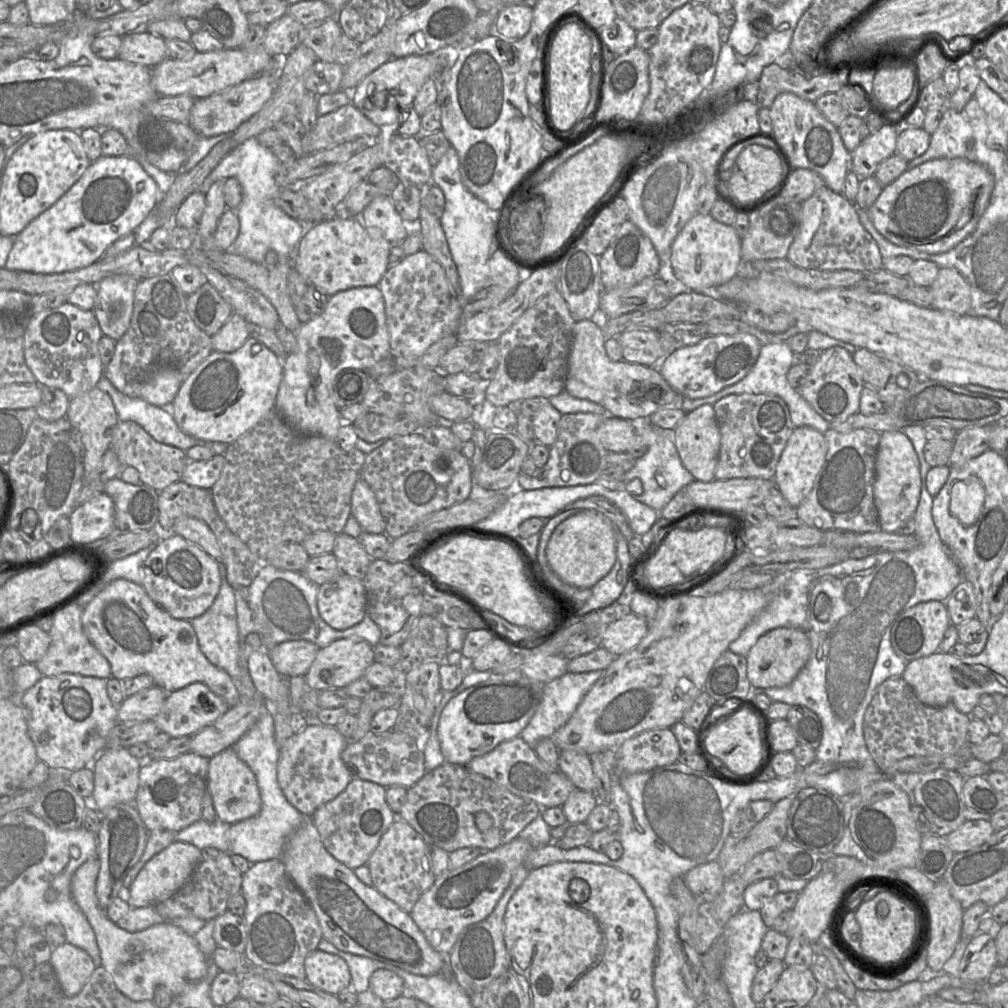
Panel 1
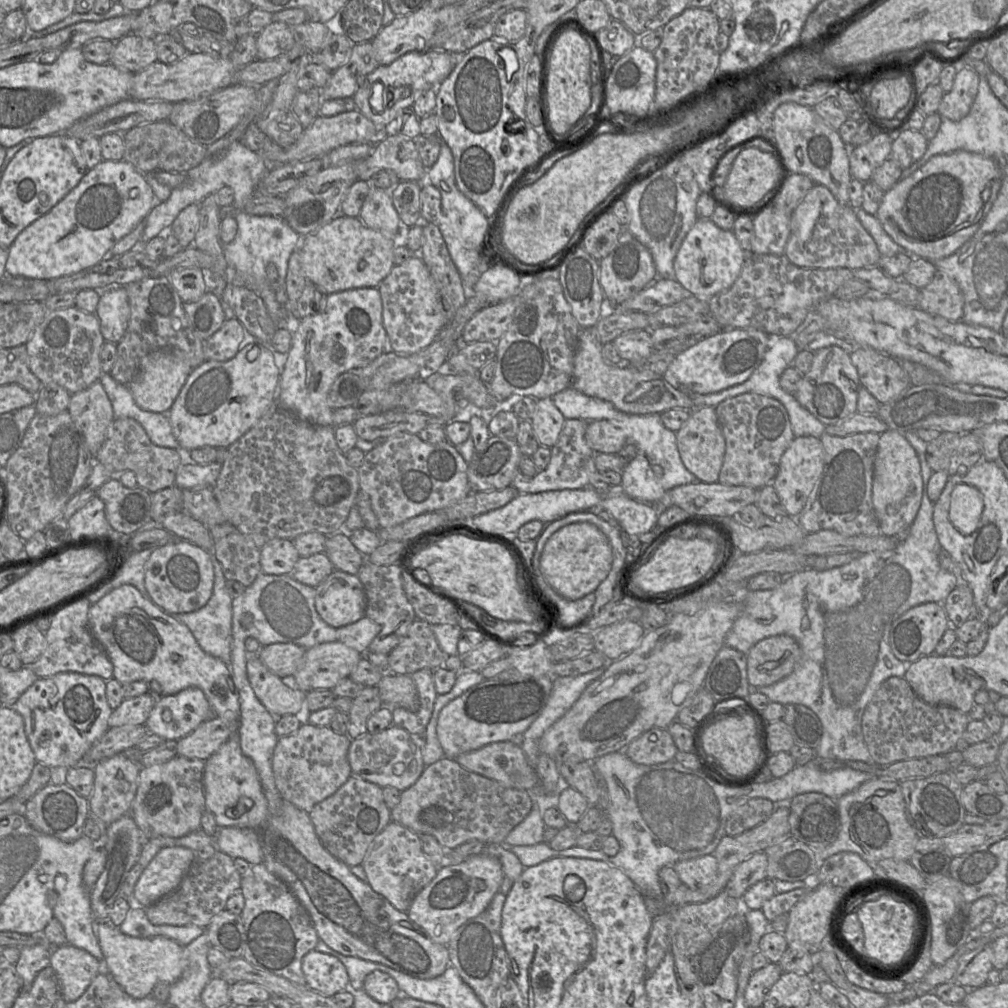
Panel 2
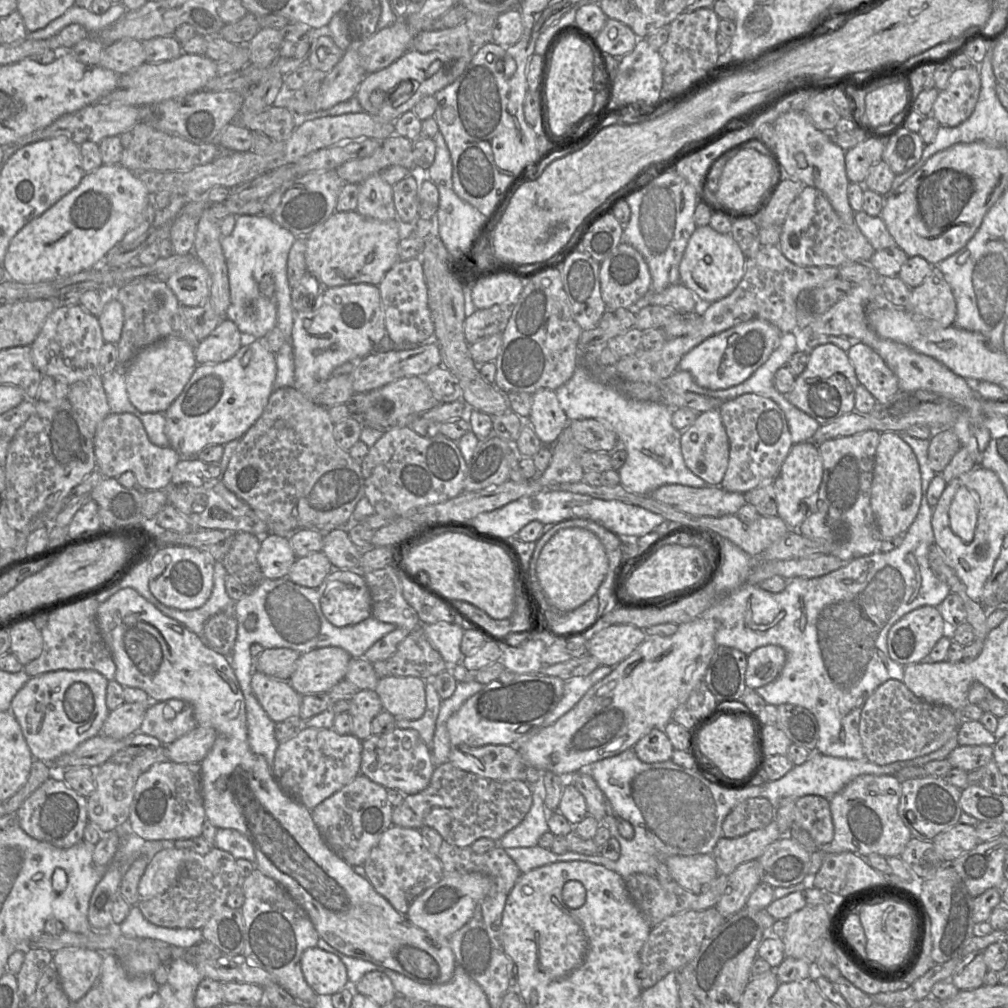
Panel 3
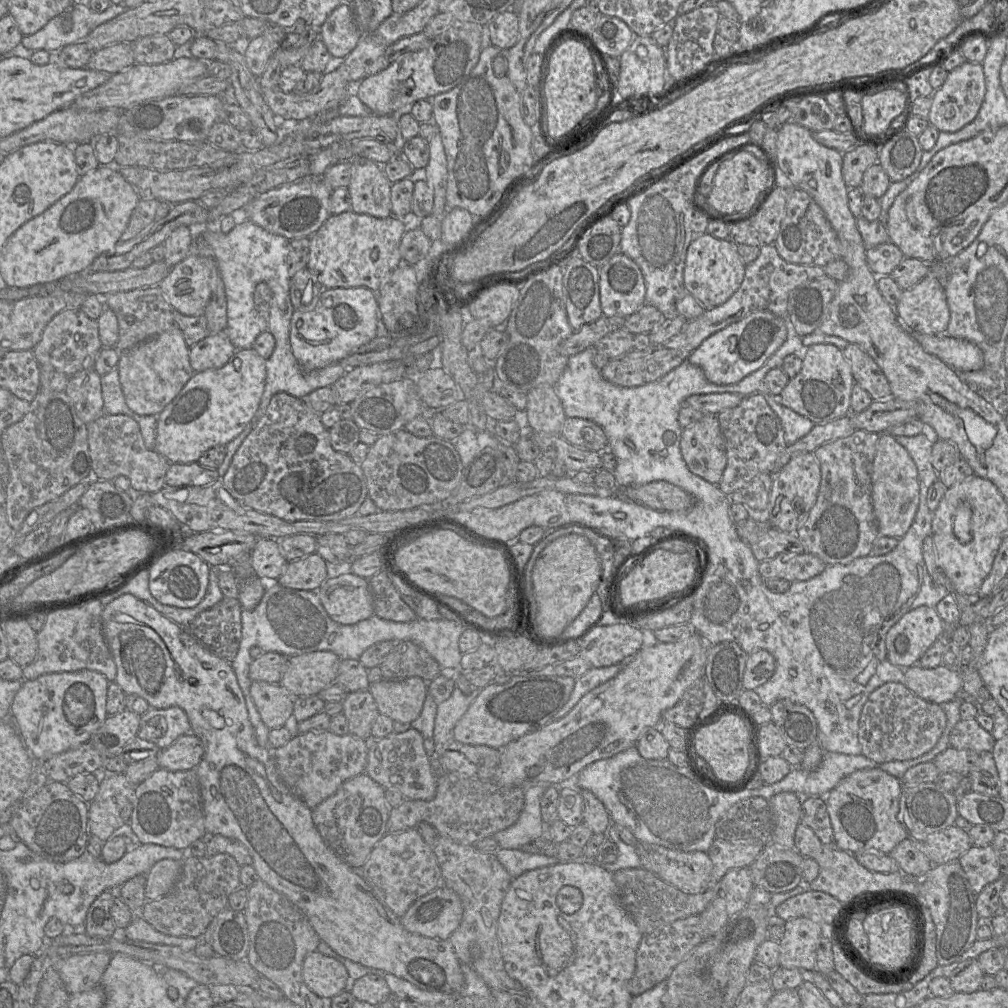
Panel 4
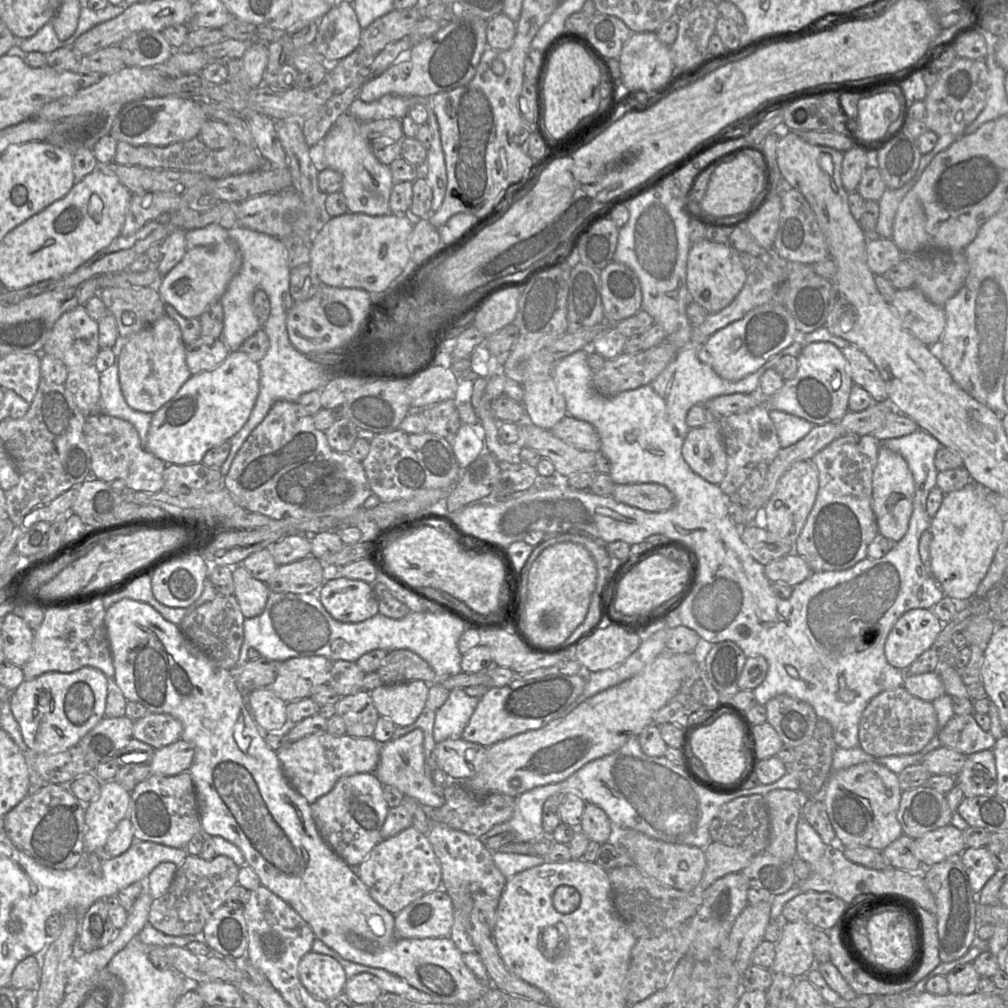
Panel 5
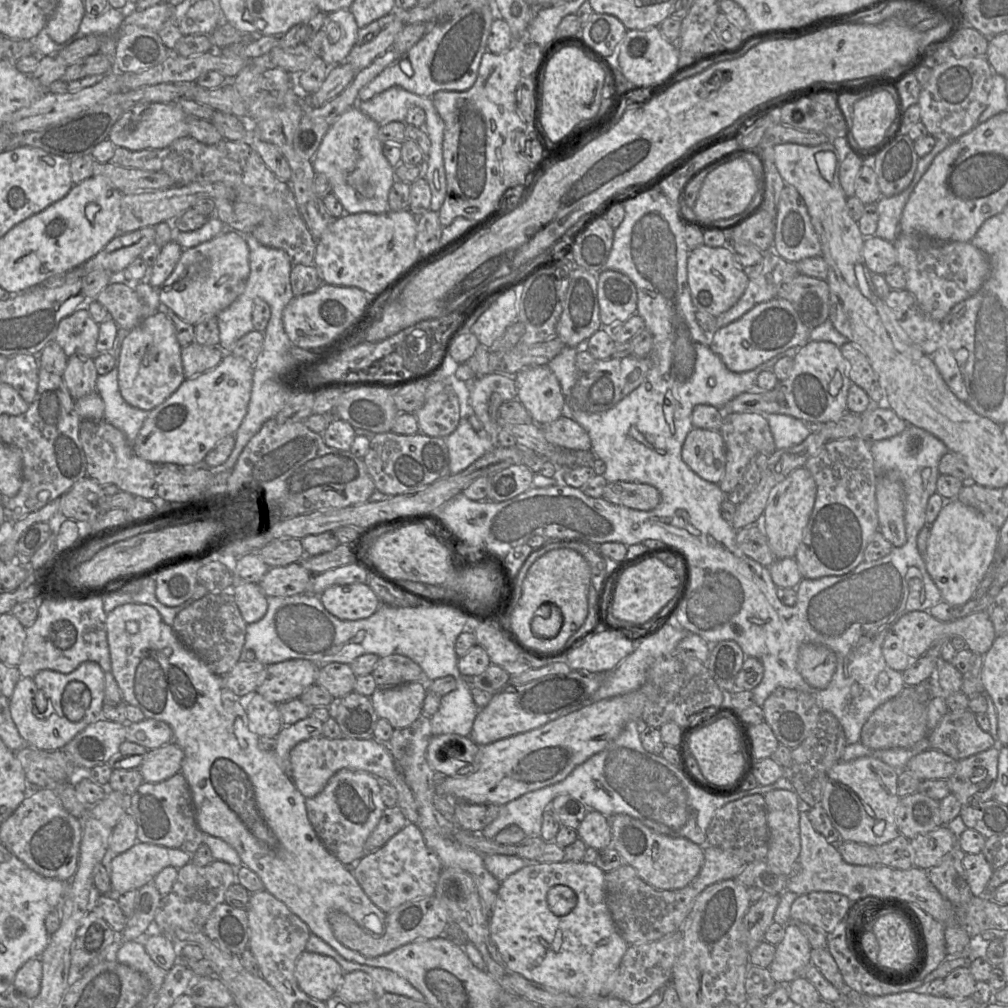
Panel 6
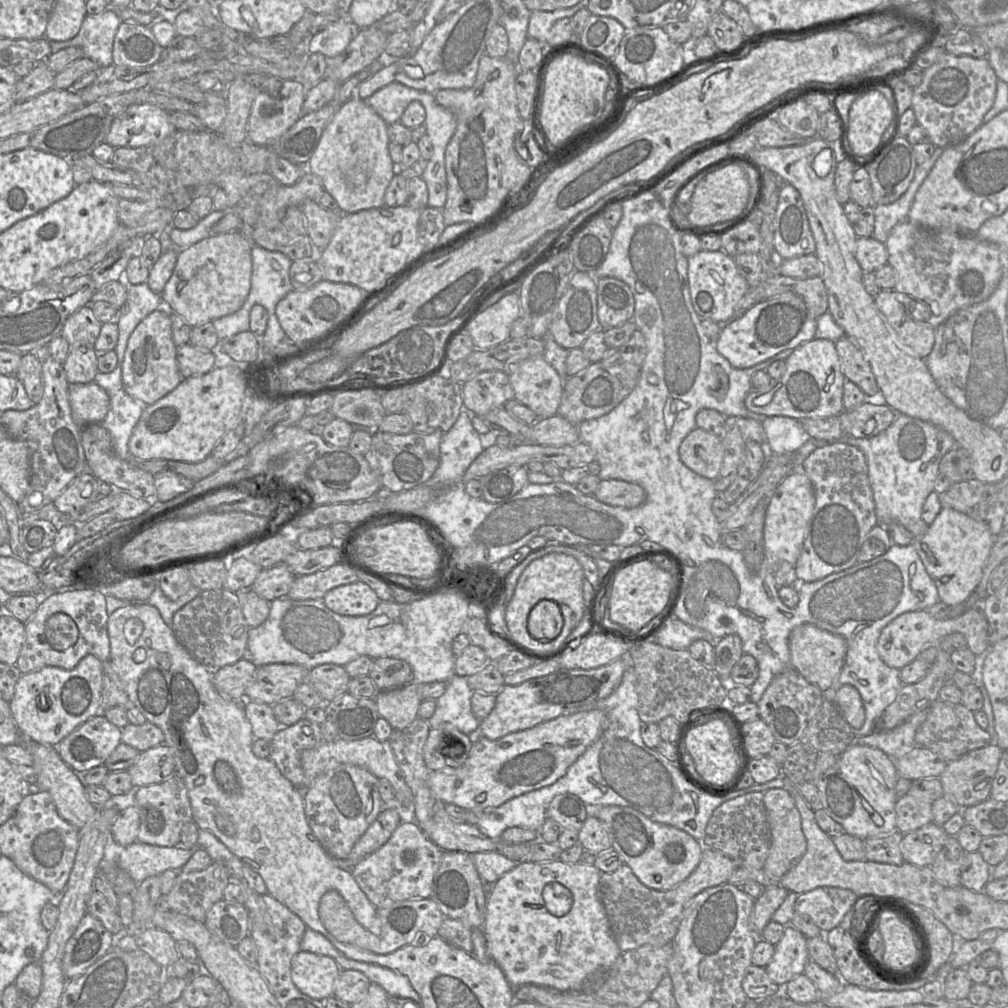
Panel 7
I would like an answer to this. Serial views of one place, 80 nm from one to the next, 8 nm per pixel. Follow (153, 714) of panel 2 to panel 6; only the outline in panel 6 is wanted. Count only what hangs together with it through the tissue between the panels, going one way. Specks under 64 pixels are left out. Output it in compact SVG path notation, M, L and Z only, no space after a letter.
M145 718L140 722L127 723L126 740L152 750L173 742L174 734L166 722Z

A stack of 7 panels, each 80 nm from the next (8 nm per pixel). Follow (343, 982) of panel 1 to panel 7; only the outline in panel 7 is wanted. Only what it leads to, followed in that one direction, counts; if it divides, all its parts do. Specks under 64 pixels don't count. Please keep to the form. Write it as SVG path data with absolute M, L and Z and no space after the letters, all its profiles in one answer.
M299 951L291 961L291 978L296 988L310 998L325 1001L334 996L336 980L342 970L331 957Z

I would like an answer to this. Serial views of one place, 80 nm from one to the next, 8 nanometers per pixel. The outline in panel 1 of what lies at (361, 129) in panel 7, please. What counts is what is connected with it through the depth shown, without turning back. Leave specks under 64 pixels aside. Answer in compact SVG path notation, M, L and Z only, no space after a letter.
M378 196L361 212L364 227L376 227L391 244L401 243L408 235L403 220L390 196Z

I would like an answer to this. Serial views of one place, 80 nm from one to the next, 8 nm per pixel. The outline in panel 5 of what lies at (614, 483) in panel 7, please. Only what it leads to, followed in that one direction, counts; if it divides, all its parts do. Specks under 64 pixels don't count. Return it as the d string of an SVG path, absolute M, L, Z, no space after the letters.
M657 483L615 484L611 496L618 502L649 512L666 511L675 502L673 494Z

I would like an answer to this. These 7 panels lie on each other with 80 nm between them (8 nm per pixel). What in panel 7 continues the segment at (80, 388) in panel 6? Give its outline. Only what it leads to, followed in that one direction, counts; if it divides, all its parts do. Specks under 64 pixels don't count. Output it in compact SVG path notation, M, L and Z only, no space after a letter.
M75 342L71 345L70 352L63 368L69 384L90 383L98 373L98 353L94 345L88 342Z

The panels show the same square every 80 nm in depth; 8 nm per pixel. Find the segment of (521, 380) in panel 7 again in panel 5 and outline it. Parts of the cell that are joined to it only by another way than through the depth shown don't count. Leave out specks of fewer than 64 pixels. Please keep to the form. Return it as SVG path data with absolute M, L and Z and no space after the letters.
M550 375L523 386L523 406L530 421L537 427L551 430L566 415L566 402L557 391Z

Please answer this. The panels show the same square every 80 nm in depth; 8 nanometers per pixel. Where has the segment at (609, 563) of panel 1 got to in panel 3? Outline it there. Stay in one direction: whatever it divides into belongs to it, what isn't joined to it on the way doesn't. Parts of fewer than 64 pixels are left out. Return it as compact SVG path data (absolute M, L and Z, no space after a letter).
M573 527L557 531L544 545L536 563L539 584L553 607L570 612L598 591L608 572L608 558L599 538L589 530Z

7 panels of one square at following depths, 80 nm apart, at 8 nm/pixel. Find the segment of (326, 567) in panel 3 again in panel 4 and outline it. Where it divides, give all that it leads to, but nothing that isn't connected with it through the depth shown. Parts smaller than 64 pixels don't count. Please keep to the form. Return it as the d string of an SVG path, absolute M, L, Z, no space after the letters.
M315 552L289 562L277 582L286 588L318 591L327 578L328 563Z

